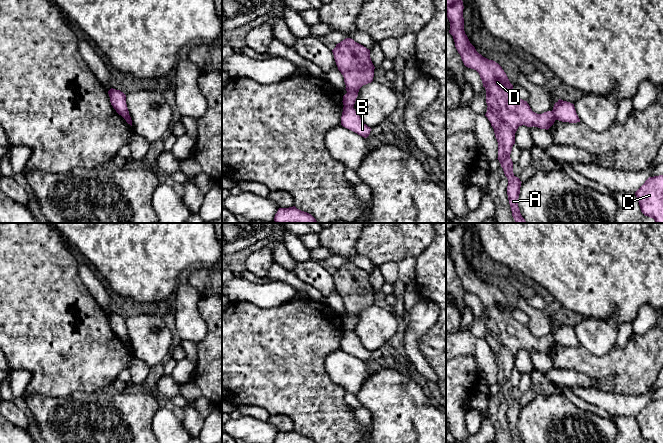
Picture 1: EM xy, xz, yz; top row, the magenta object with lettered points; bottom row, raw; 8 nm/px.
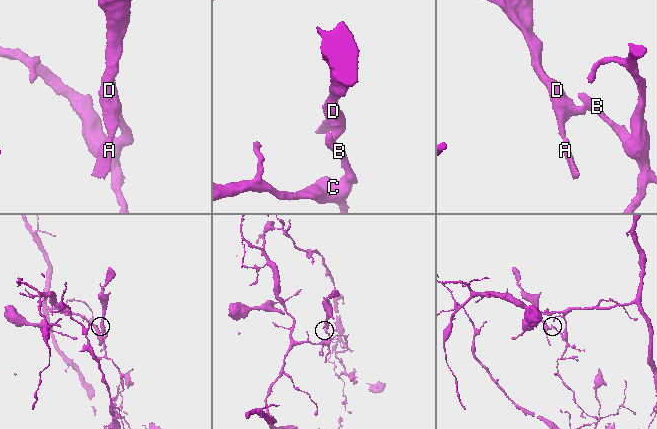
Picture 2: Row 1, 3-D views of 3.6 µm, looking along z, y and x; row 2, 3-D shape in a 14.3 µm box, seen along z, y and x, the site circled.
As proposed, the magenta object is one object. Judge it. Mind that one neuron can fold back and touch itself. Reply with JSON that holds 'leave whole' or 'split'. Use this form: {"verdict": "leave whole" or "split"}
{"verdict": "split"}

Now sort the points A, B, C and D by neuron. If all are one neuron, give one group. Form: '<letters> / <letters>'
A D / B C

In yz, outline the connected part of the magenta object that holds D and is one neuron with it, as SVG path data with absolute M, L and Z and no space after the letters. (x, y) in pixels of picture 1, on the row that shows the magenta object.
M446 0L446 15L450 22L449 33L453 36L455 47L464 65L476 70L486 90L487 112L485 116L494 129L498 142L498 160L508 179L507 195L515 223L527 223L522 217L518 198L521 181L513 173L510 158L515 144L515 133L519 126L538 127L548 130L555 122L553 111L542 114L533 112L527 103L515 96L502 67L493 60L479 54L470 43L464 31L463 1Z

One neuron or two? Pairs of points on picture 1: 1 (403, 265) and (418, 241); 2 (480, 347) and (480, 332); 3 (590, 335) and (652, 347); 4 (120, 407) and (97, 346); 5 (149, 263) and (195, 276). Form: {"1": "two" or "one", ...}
{"1": "two", "2": "two", "3": "two", "4": "two", "5": "two"}

